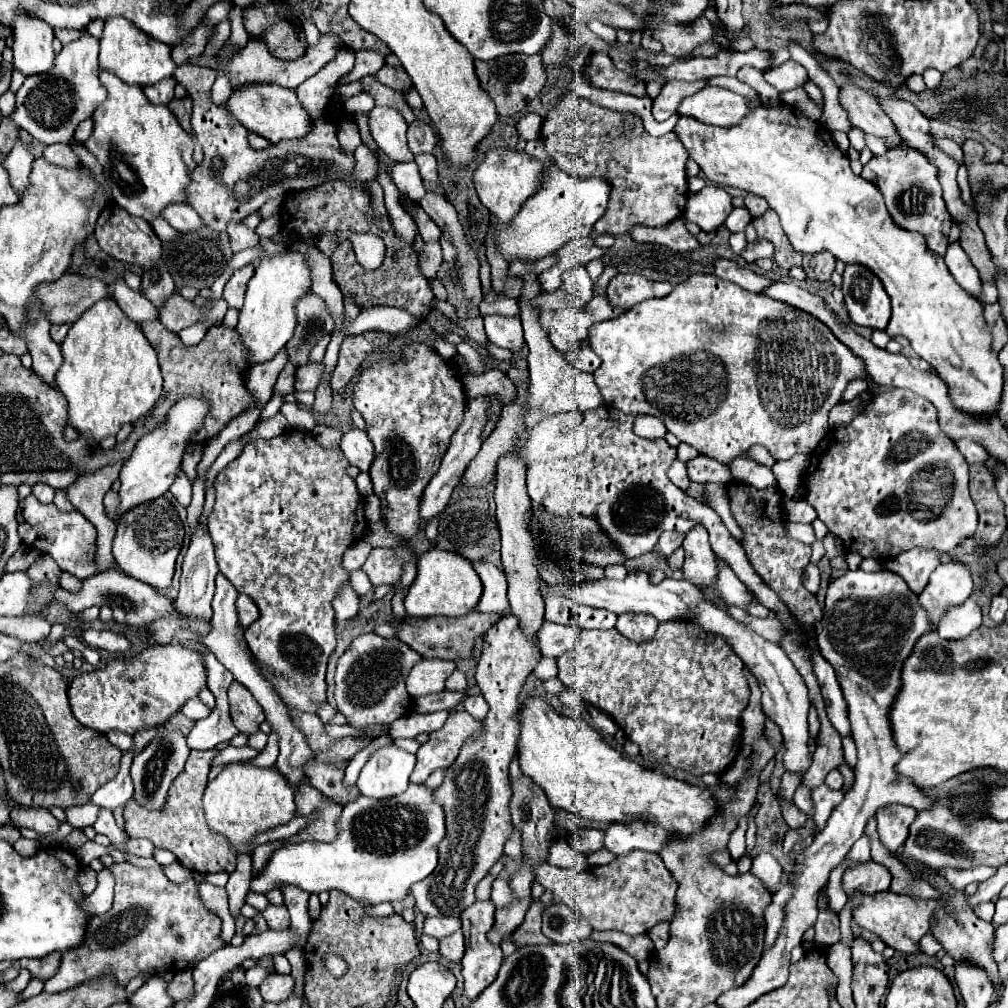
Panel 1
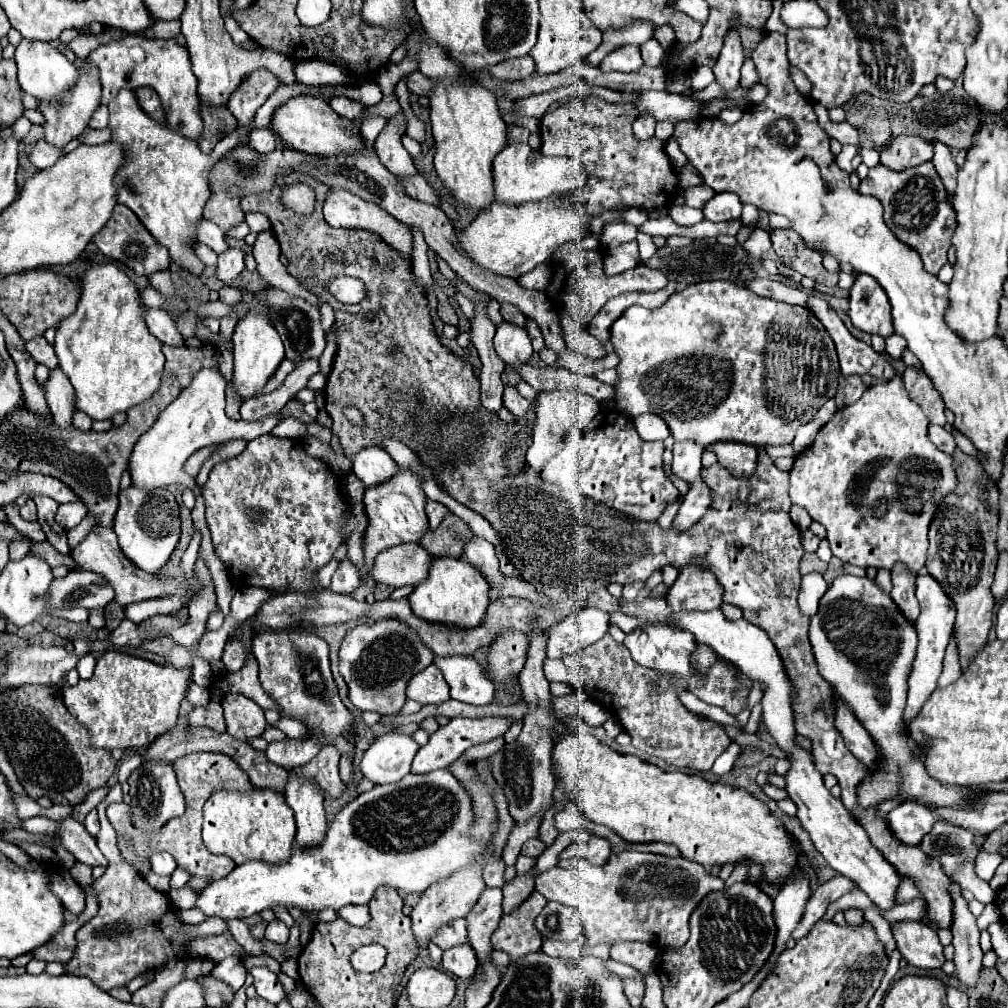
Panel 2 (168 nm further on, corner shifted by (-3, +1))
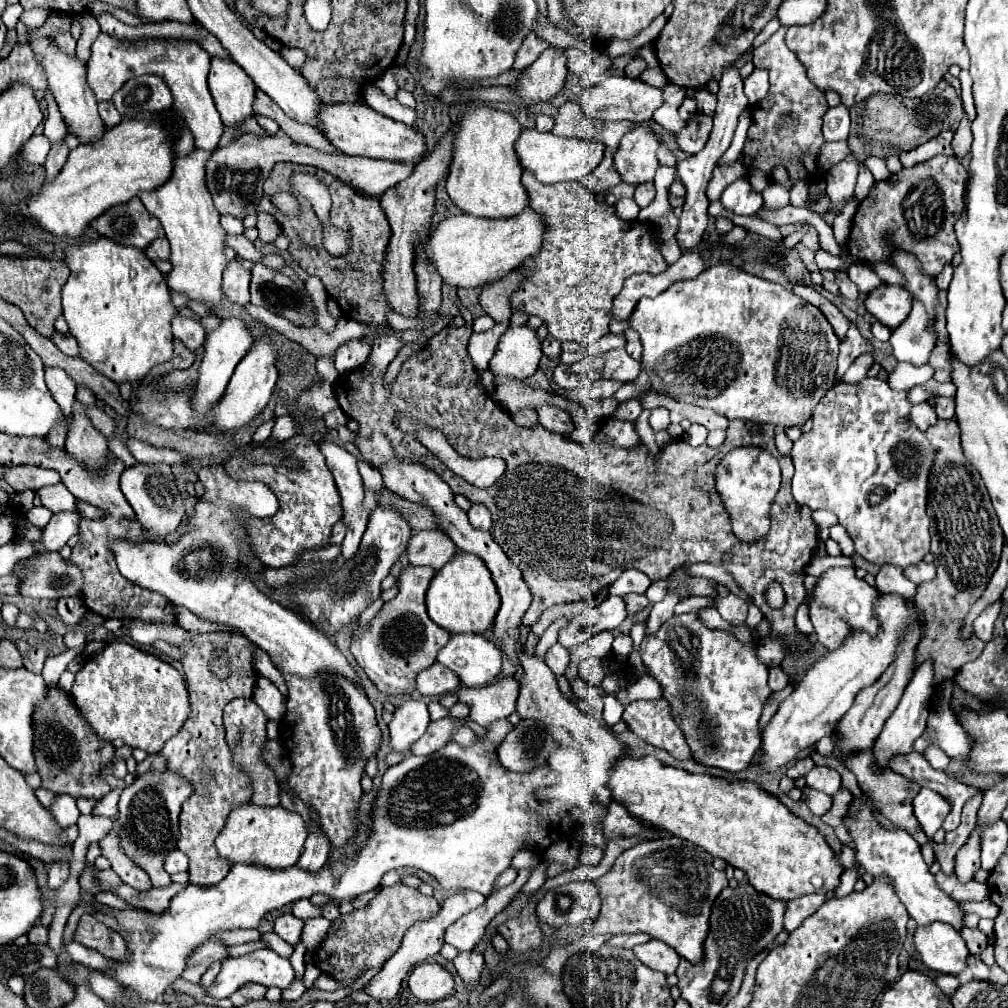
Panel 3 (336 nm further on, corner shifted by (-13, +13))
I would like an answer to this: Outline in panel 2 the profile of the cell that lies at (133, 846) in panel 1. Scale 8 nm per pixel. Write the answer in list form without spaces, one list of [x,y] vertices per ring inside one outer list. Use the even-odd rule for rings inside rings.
[[[152,853],[150,855],[150,865],[152,865],[152,871],[156,875],[166,875],[166,877],[170,877],[172,871],[176,869],[176,861],[168,853]]]

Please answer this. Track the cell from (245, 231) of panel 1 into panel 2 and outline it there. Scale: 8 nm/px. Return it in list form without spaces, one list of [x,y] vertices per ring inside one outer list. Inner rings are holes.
[[[230,247],[226,253],[218,255],[216,271],[218,271],[218,279],[222,283],[226,283],[226,285],[236,283],[240,273],[244,271],[244,253],[242,253],[242,249]]]

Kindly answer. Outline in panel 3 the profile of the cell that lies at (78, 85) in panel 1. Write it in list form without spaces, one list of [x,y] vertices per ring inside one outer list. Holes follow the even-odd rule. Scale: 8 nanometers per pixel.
[[[64,139],[52,145],[52,149],[50,149],[50,153],[48,153],[48,159],[46,159],[46,163],[44,163],[44,167],[46,167],[46,179],[56,177],[56,173],[58,173],[58,171],[62,169],[62,165],[66,163],[68,153],[70,153],[70,149],[68,149],[68,145],[66,145]]]

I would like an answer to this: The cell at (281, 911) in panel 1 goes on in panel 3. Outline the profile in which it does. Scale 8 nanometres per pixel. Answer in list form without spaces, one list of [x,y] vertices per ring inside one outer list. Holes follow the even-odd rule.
[[[292,913],[280,915],[280,917],[276,917],[274,931],[276,931],[284,941],[288,941],[290,945],[296,945],[296,943],[300,941],[300,935],[302,935],[302,921],[300,921],[298,917],[294,917]]]

